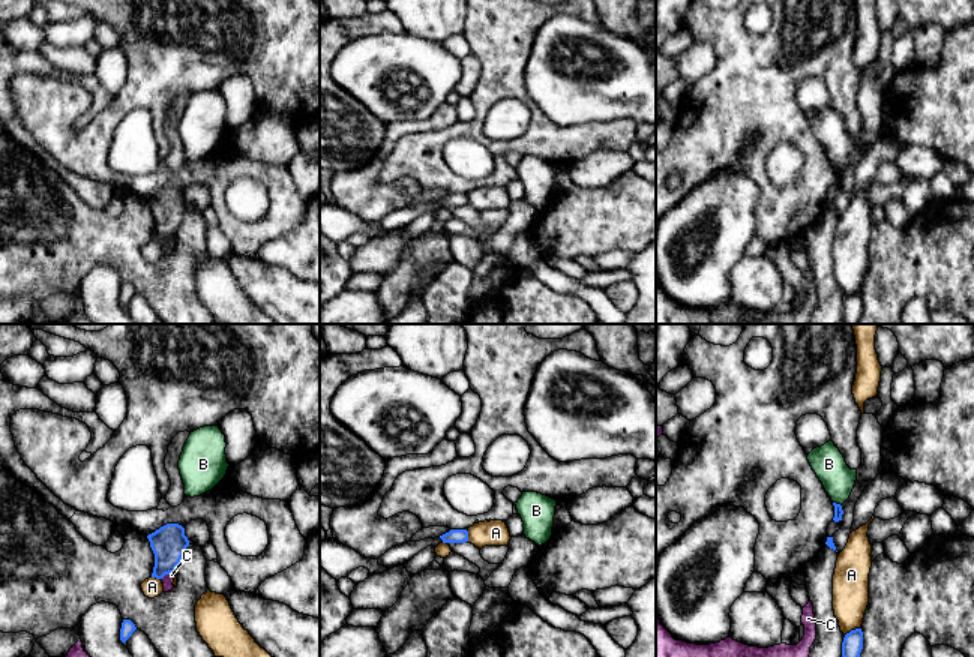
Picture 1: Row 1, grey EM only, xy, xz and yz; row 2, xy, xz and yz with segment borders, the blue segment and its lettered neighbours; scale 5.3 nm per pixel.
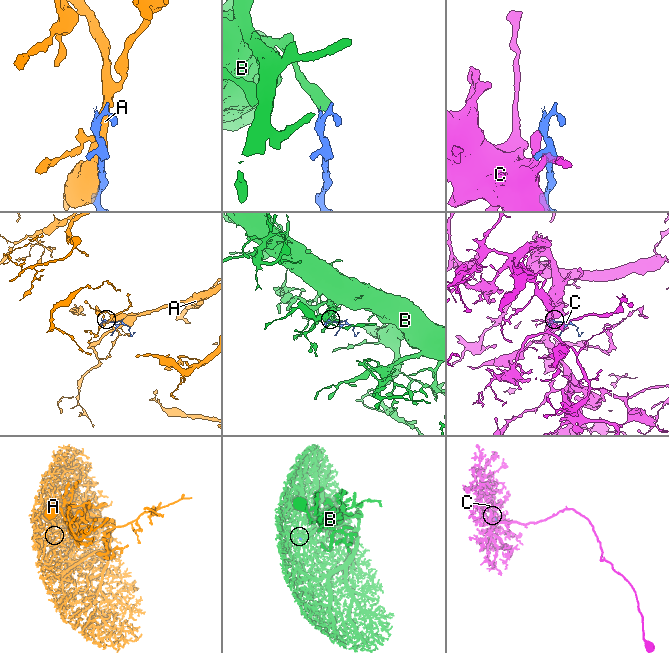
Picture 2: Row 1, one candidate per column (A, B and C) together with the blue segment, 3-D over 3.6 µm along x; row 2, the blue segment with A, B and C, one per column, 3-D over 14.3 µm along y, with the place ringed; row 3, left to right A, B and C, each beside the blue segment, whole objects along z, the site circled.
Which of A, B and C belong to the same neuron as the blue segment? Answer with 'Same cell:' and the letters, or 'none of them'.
Same cell: none of them

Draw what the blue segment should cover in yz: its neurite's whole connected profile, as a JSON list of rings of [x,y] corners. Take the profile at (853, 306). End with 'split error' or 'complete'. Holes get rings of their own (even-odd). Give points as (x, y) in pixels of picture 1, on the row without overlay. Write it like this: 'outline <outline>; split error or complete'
outline [[[855,292],[846,297],[842,306],[843,324],[858,324],[861,314],[863,314],[861,292]]]; complete

